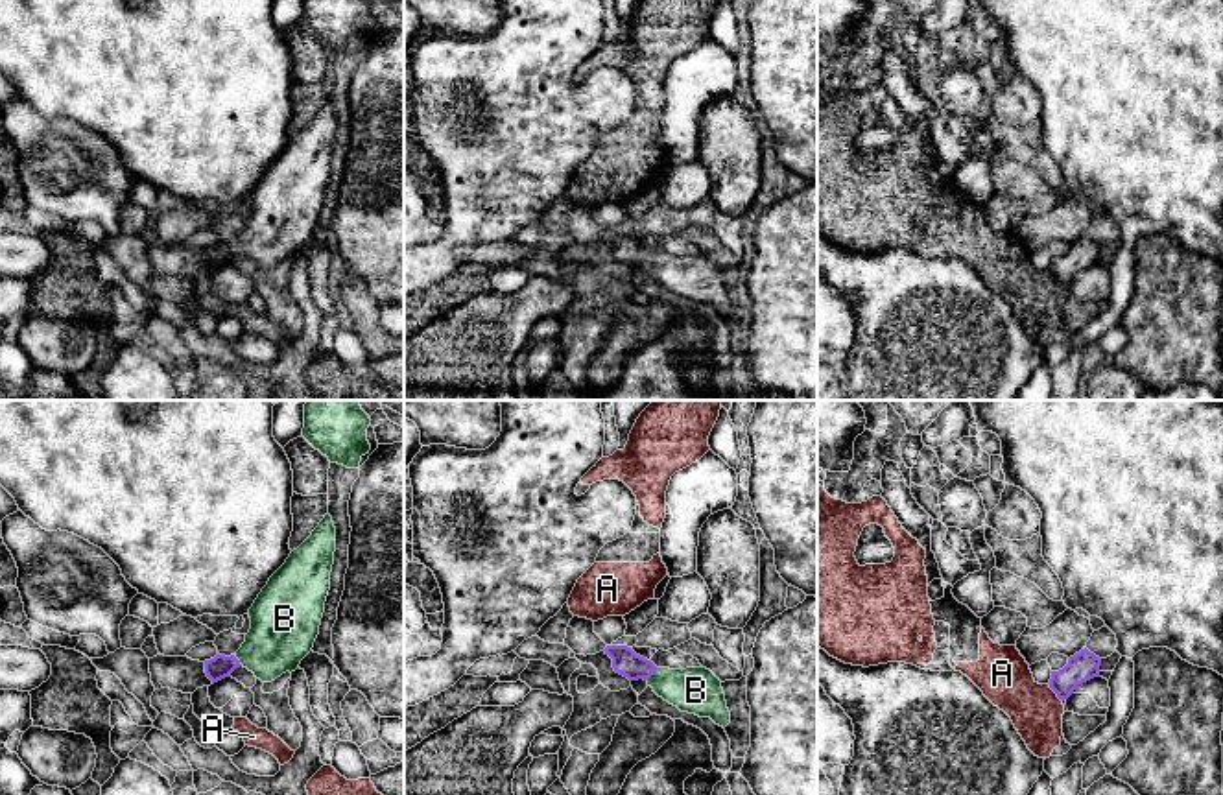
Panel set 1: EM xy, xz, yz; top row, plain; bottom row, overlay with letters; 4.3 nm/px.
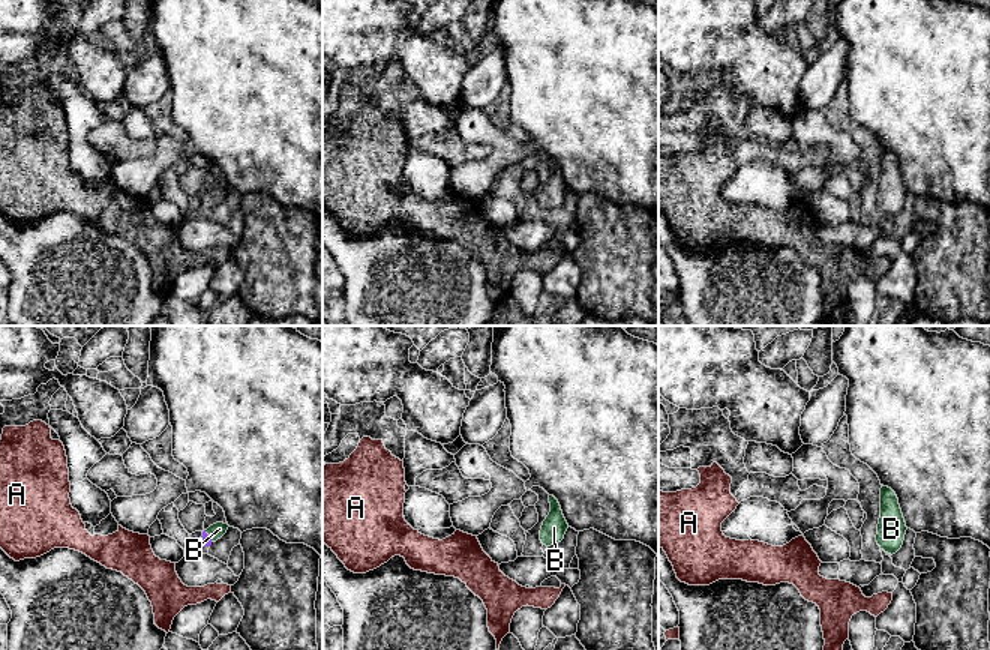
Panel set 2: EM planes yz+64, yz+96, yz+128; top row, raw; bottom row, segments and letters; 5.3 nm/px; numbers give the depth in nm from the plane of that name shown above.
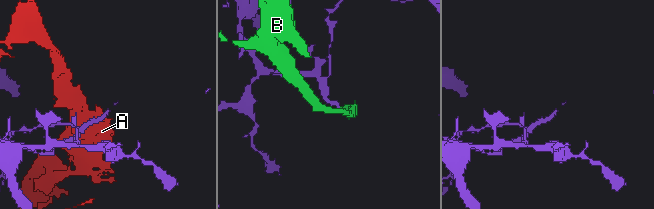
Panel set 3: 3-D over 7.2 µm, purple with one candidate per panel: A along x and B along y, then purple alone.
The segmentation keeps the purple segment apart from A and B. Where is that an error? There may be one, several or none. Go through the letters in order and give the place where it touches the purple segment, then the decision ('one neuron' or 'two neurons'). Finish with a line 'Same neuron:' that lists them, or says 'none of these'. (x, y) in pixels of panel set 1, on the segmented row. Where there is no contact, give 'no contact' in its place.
A: yz (1054, 690) | two neurons
B: xz (652, 674) | one neuron
Same neuron: B

